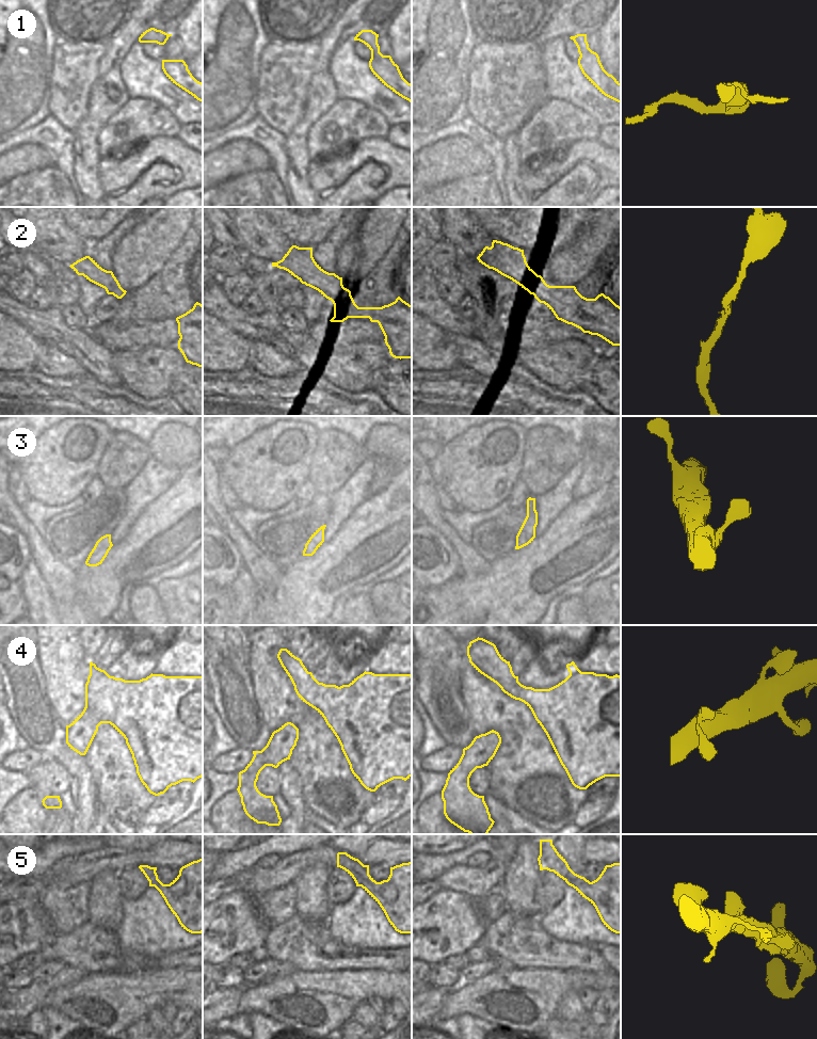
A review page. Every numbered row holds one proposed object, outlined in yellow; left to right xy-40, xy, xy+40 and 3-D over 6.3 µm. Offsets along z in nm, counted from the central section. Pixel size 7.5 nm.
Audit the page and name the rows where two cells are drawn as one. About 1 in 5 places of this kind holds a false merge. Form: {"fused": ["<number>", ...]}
{"fused": []}

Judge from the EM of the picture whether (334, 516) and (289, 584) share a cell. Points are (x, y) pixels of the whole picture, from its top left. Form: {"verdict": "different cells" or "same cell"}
{"verdict": "different cells"}

